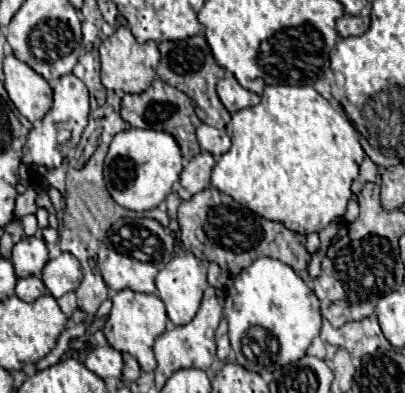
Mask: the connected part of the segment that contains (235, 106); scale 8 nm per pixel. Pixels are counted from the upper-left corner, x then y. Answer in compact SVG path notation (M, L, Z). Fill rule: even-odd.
M226 75L224 79L220 79L220 83L216 85L216 91L218 91L222 105L230 113L236 113L240 109L246 109L246 107L260 103L260 97L256 93L244 89L232 75Z

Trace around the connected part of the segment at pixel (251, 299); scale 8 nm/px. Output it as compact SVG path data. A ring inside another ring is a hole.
M258 257L250 267L242 269L242 273L234 277L234 283L224 299L224 317L228 319L228 337L236 353L236 361L250 371L262 371L276 365L282 367L284 363L300 359L312 339L320 333L322 325L320 303L314 291L294 273L292 267L270 257Z

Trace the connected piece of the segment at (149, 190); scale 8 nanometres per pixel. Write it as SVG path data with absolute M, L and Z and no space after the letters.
M128 129L118 133L106 155L104 179L112 199L130 211L156 209L172 191L182 171L182 155L176 139L164 131Z

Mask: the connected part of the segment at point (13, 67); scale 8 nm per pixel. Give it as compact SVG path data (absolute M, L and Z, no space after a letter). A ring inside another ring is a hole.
M14 55L4 57L4 87L16 109L28 119L42 119L52 107L50 85Z

